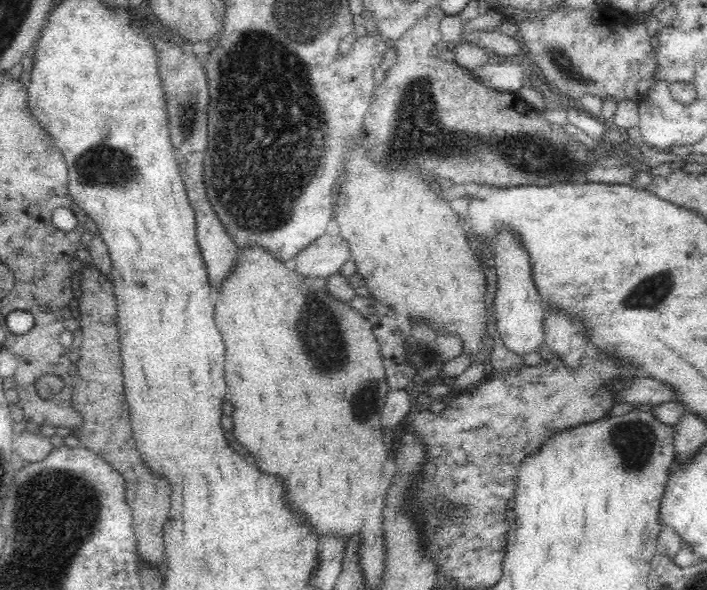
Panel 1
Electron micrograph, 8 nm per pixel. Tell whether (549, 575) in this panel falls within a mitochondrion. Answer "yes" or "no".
no

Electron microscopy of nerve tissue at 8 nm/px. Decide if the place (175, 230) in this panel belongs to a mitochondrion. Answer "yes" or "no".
no

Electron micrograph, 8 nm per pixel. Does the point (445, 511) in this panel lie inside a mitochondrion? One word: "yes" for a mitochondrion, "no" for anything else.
yes

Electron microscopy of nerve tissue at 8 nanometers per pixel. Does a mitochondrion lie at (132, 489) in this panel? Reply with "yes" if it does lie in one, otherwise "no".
no

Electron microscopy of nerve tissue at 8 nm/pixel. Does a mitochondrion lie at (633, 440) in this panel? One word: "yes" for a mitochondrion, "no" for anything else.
yes

